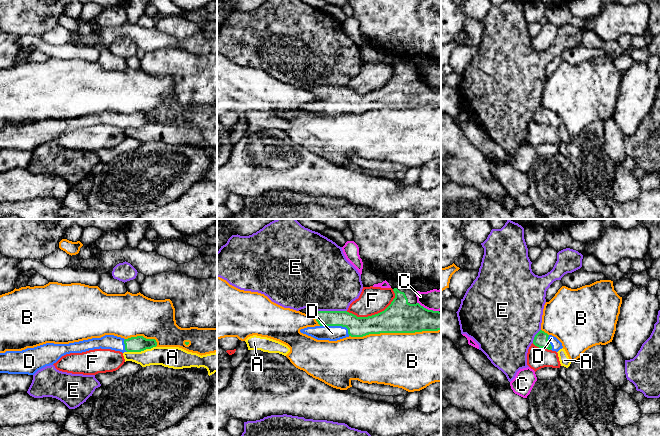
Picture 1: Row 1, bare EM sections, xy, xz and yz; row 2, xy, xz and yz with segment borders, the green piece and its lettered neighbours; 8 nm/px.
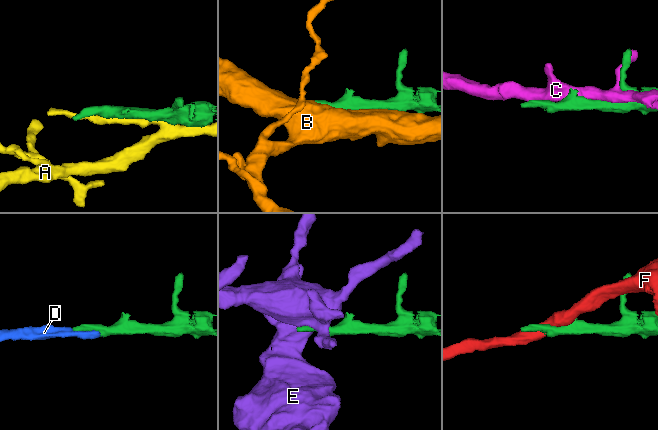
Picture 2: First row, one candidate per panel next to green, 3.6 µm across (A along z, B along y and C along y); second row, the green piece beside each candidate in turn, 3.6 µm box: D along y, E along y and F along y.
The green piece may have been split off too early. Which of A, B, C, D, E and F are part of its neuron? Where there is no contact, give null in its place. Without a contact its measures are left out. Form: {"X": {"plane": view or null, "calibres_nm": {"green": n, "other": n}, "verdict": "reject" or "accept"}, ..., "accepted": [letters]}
{"A": {"plane": "xy", "calibres_nm": {"green": 130, "other": 170}, "verdict": "reject"}, "B": {"plane": "xz", "calibres_nm": {"green": 260, "other": 440}, "verdict": "reject"}, "C": {"plane": "xz", "calibres_nm": {"green": 260, "other": 170}, "verdict": "reject"}, "D": {"plane": "xz", "calibres_nm": {"green": 160, "other": 130}, "verdict": "accept"}, "E": {"plane": "xz", "calibres_nm": {"green": 140, "other": 480}, "verdict": "reject"}, "F": {"plane": "xz", "calibres_nm": {"green": 260, "other": 220}, "verdict": "reject"}, "accepted": ["D"]}

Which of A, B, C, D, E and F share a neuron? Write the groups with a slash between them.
A / B / C / D / E / F

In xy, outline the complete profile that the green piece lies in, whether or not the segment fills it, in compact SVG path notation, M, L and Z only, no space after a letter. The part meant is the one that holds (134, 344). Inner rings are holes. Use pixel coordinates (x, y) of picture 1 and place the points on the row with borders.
M114 335L92 338L69 344L46 343L22 351L0 353L0 373L34 375L38 370L53 365L62 356L94 349L111 349L124 352L141 352L157 346L155 339L143 336L124 339Z

